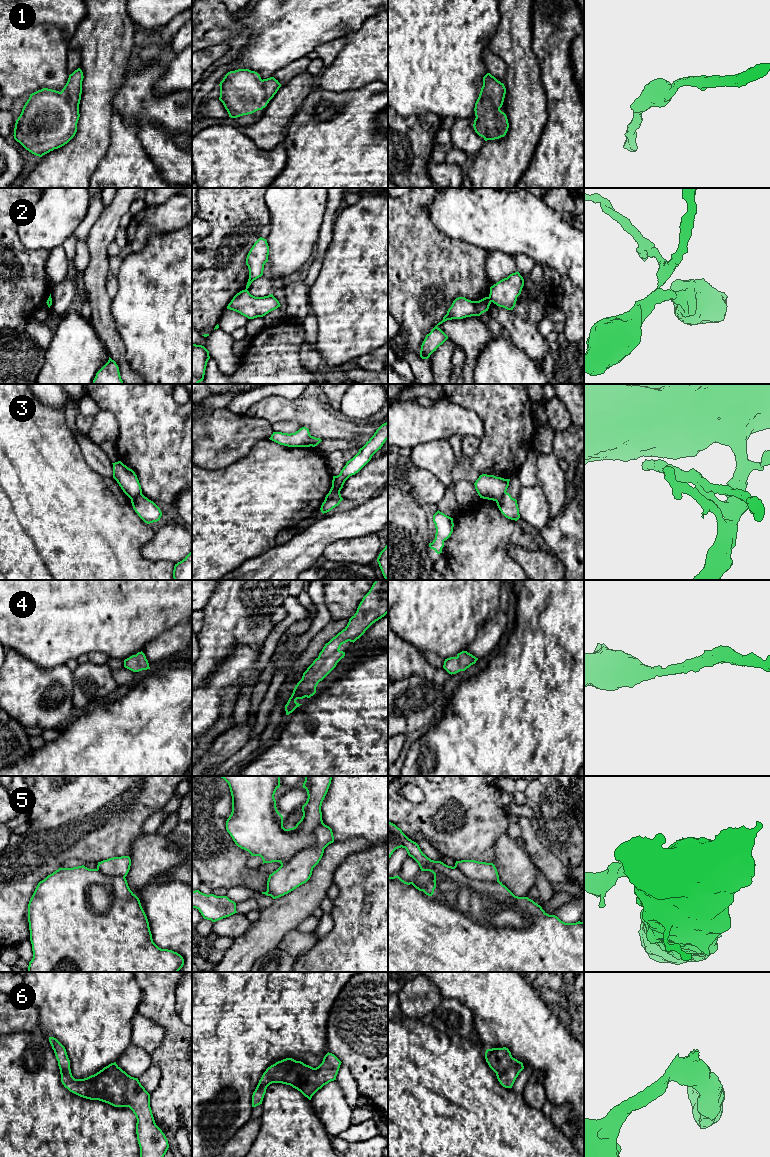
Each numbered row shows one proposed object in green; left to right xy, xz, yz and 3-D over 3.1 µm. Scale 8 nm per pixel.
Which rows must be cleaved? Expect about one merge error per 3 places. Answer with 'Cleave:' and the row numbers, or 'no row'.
Cleave: 2, 3, 5

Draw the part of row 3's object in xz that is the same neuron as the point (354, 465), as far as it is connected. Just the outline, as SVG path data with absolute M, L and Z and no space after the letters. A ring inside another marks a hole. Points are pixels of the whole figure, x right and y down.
M388 422L382 424L374 435L359 449L359 452L341 470L340 474L333 476L332 487L326 495L325 500L332 499L341 489L345 481L352 475L358 473L372 458L372 456L383 446L388 439Z

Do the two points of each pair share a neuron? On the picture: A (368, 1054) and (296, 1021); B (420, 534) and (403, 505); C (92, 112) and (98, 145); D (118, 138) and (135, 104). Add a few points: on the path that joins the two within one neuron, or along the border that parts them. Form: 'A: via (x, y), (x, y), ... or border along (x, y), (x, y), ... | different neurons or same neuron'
A: border along (330, 1012), (327, 1018), (327, 1051) | different neurons
B: via (413, 527), (403, 517), (403, 512) | same neuron
C: via (94, 120), (94, 137) | same neuron
D: border along (114, 111), (137, 124), (140, 141) | different neurons

